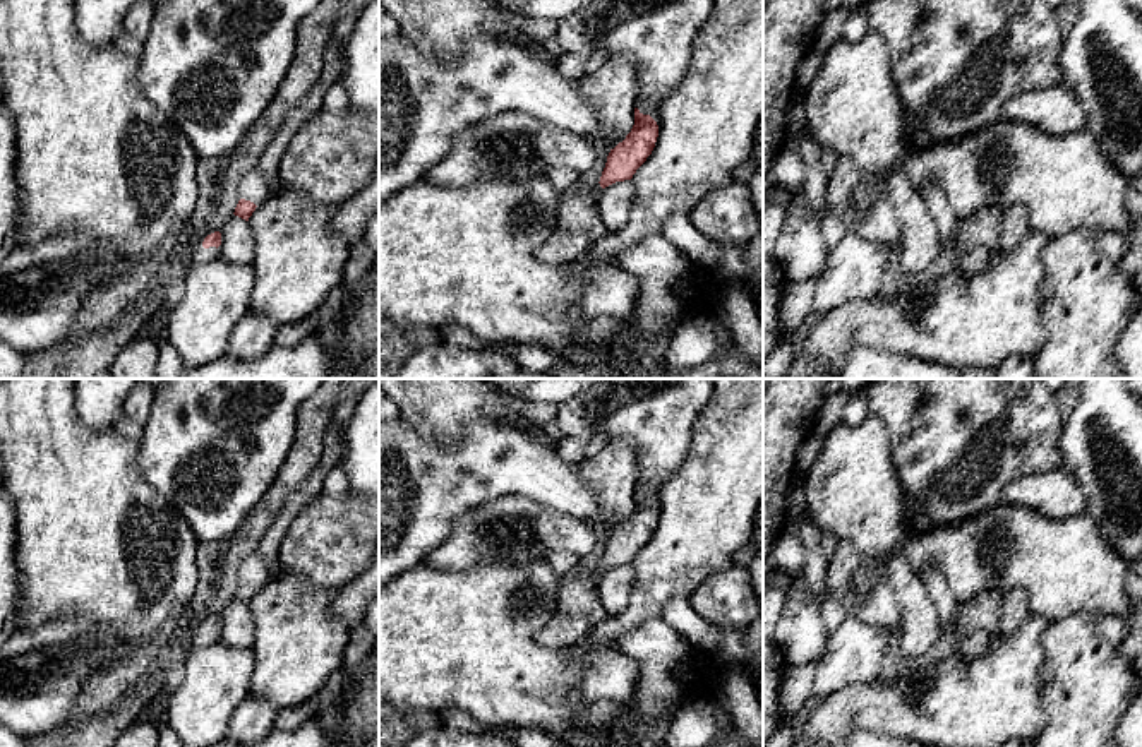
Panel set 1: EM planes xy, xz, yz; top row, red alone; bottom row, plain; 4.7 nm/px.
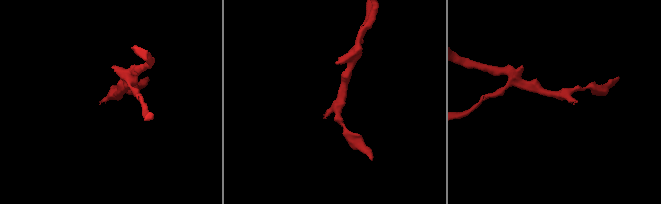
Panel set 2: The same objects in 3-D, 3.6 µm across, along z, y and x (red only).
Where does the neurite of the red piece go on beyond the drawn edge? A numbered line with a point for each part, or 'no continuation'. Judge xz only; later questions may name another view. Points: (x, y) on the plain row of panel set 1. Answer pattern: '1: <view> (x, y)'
no continuation

